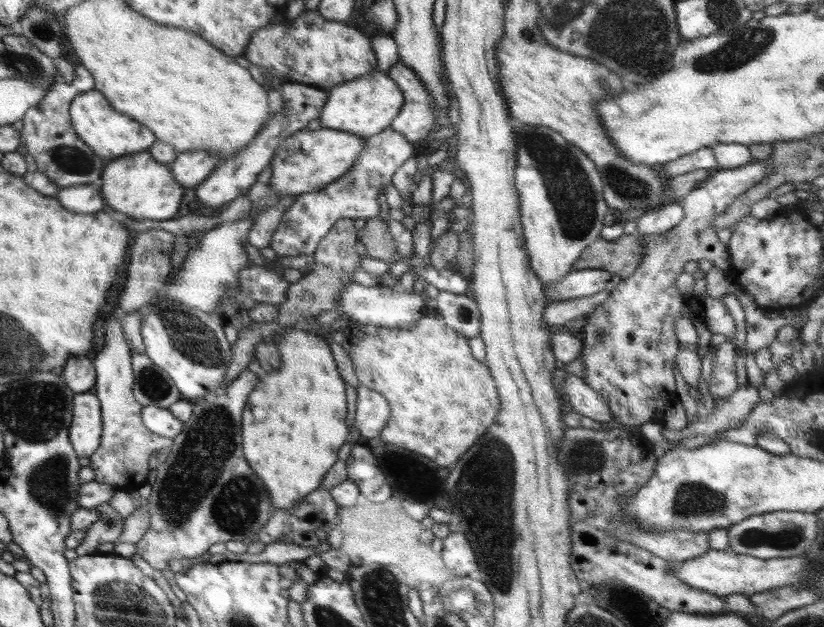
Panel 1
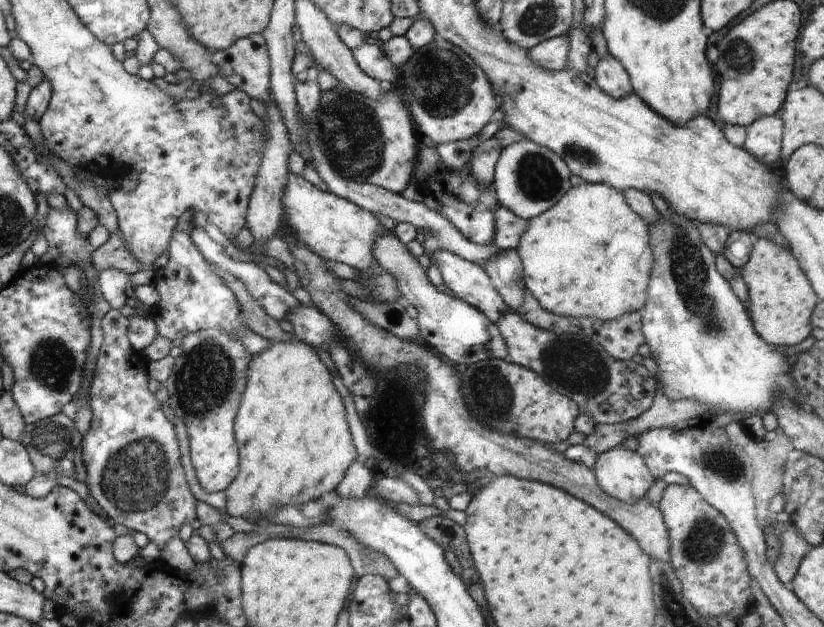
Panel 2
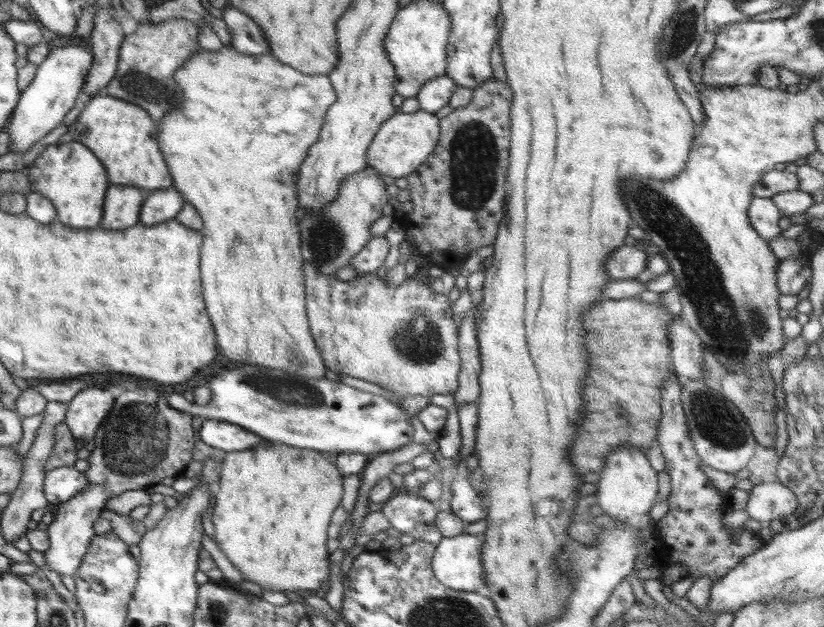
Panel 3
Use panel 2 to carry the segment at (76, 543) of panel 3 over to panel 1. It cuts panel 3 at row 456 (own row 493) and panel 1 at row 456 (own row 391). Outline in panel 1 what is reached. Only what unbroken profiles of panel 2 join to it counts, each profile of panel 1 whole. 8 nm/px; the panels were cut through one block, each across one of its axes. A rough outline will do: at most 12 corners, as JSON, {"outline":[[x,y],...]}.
{"outline":[[121,316],[93,359],[102,436],[94,481],[137,491],[172,446],[143,422]]}

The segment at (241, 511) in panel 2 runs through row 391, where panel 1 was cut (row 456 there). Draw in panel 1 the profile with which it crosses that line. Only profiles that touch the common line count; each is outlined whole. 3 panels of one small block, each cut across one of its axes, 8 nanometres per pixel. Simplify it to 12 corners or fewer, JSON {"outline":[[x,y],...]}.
{"outline":[[290,329],[242,450],[274,510],[321,488],[351,438],[328,337]]}

